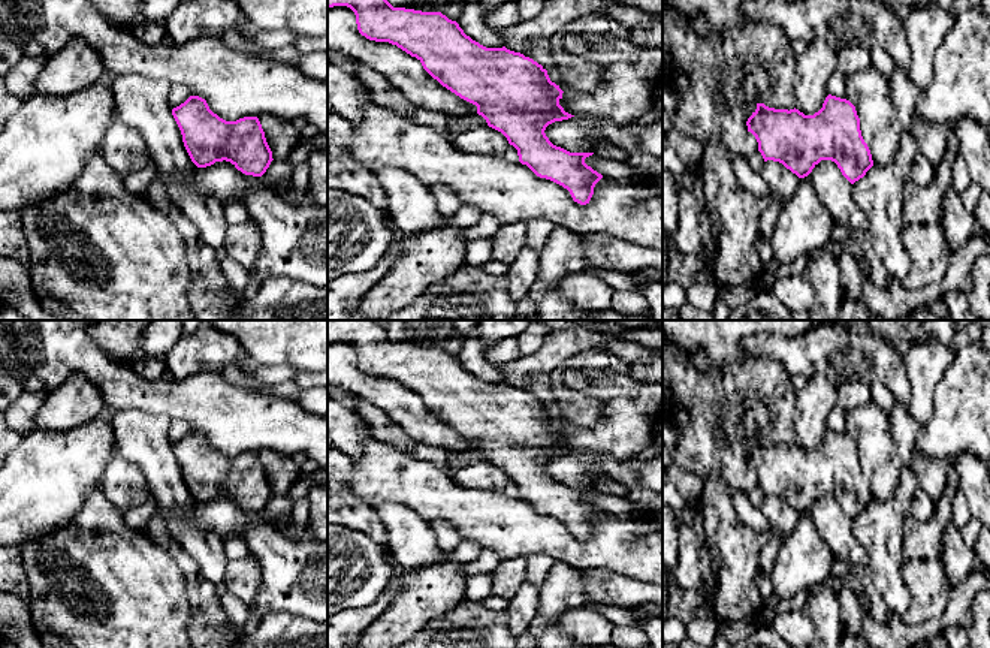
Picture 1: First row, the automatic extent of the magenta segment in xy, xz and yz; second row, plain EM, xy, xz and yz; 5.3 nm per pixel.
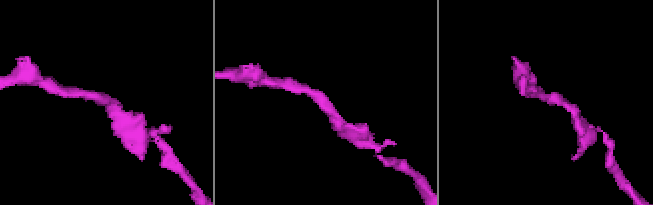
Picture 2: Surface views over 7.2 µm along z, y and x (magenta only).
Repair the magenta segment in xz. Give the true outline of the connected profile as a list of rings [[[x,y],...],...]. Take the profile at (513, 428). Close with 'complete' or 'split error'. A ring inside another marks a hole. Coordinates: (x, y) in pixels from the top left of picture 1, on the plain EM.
[[[328,320],[328,343],[347,341],[356,350],[357,365],[375,377],[396,380],[416,392],[423,404],[443,422],[477,441],[488,461],[501,467],[517,485],[519,497],[537,512],[567,524],[574,537],[589,539],[595,519],[603,513],[585,498],[594,488],[570,488],[553,480],[544,465],[555,456],[574,450],[559,440],[562,425],[550,416],[547,406],[529,392],[502,383],[486,383],[464,368],[456,356],[441,347],[393,343],[375,320]]] | complete

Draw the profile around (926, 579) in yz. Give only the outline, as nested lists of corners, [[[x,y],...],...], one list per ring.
[[[941,558],[906,560],[902,578],[911,593],[908,609],[900,615],[906,624],[939,618],[948,605],[951,587]]]

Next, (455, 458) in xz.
[[[477,447],[470,450],[449,450],[446,468],[458,470],[461,467],[467,467],[479,461],[488,461],[488,458]]]

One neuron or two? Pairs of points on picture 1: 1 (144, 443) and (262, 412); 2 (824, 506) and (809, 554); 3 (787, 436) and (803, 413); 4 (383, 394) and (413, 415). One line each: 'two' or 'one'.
1: two
2: two
3: two
4: one

